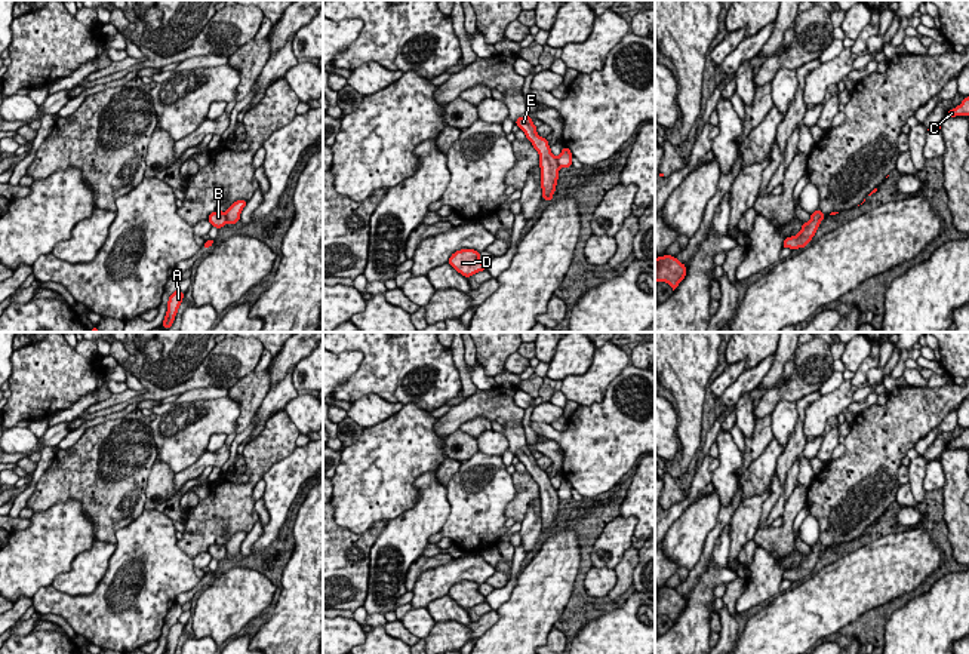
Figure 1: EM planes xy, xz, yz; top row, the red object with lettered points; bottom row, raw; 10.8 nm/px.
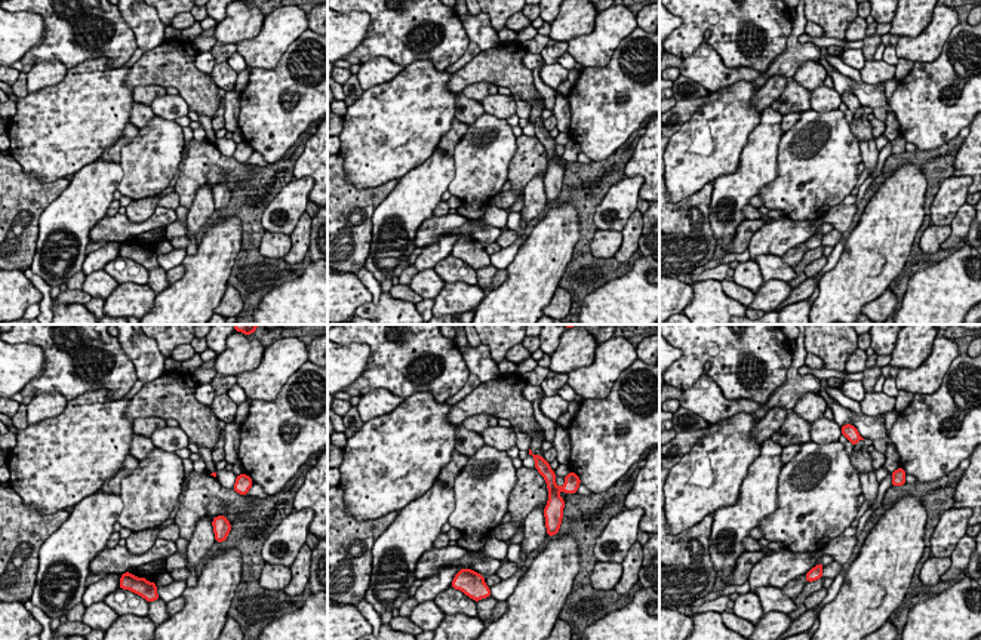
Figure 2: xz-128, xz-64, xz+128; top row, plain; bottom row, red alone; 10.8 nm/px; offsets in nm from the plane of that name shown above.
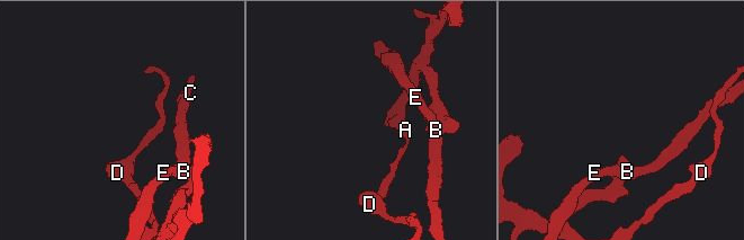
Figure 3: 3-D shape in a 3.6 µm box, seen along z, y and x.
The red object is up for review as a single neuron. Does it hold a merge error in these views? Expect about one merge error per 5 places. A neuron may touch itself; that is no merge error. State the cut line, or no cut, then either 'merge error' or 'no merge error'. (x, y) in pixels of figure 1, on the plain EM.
xz (556, 490), (559, 500) | merge error

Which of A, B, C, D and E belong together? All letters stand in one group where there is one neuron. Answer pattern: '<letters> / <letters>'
A D / B C E

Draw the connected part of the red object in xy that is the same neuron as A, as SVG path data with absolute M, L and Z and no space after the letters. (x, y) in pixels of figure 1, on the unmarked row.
M175 623L170 629L169 629L169 633L167 633L167 644L166 644L166 648L164 648L164 653L163 654L173 654L175 653L175 648L178 645L178 641L179 641L179 636L182 635L182 630L184 630L184 624L182 623Z

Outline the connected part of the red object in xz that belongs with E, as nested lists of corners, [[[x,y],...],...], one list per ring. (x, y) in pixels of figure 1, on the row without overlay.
[[[527,446],[519,449],[516,457],[526,466],[526,470],[539,486],[542,531],[550,534],[554,529],[553,525],[559,512],[557,489],[553,488],[548,473],[536,466],[536,458]]]

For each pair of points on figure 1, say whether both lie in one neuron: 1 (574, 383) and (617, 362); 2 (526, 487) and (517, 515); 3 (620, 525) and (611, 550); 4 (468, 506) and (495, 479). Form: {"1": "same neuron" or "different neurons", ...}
{"1": "same neuron", "2": "same neuron", "3": "same neuron", "4": "same neuron"}

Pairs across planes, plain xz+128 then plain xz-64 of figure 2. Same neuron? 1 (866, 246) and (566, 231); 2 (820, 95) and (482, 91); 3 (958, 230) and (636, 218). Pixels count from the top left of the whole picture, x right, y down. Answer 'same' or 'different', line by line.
1: same
2: different
3: same

